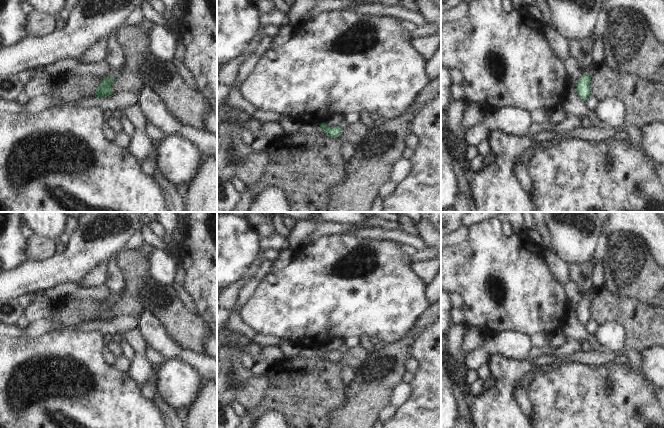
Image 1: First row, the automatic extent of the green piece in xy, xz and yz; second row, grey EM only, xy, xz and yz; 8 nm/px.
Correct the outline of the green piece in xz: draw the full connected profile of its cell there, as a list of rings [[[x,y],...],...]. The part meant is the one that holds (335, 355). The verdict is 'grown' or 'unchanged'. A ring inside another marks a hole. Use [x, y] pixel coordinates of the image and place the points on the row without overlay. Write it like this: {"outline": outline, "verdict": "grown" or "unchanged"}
{"outline": [[[325,346],[319,348],[320,351],[327,357],[328,361],[337,364],[341,369],[341,380],[344,385],[347,385],[356,375],[355,370],[341,362],[342,353],[339,350],[329,351]]], "verdict": "grown"}

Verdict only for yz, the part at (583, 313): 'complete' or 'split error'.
split error

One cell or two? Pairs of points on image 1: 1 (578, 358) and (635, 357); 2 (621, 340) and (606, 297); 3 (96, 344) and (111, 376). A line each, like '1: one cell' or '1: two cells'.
1: one cell
2: two cells
3: one cell

